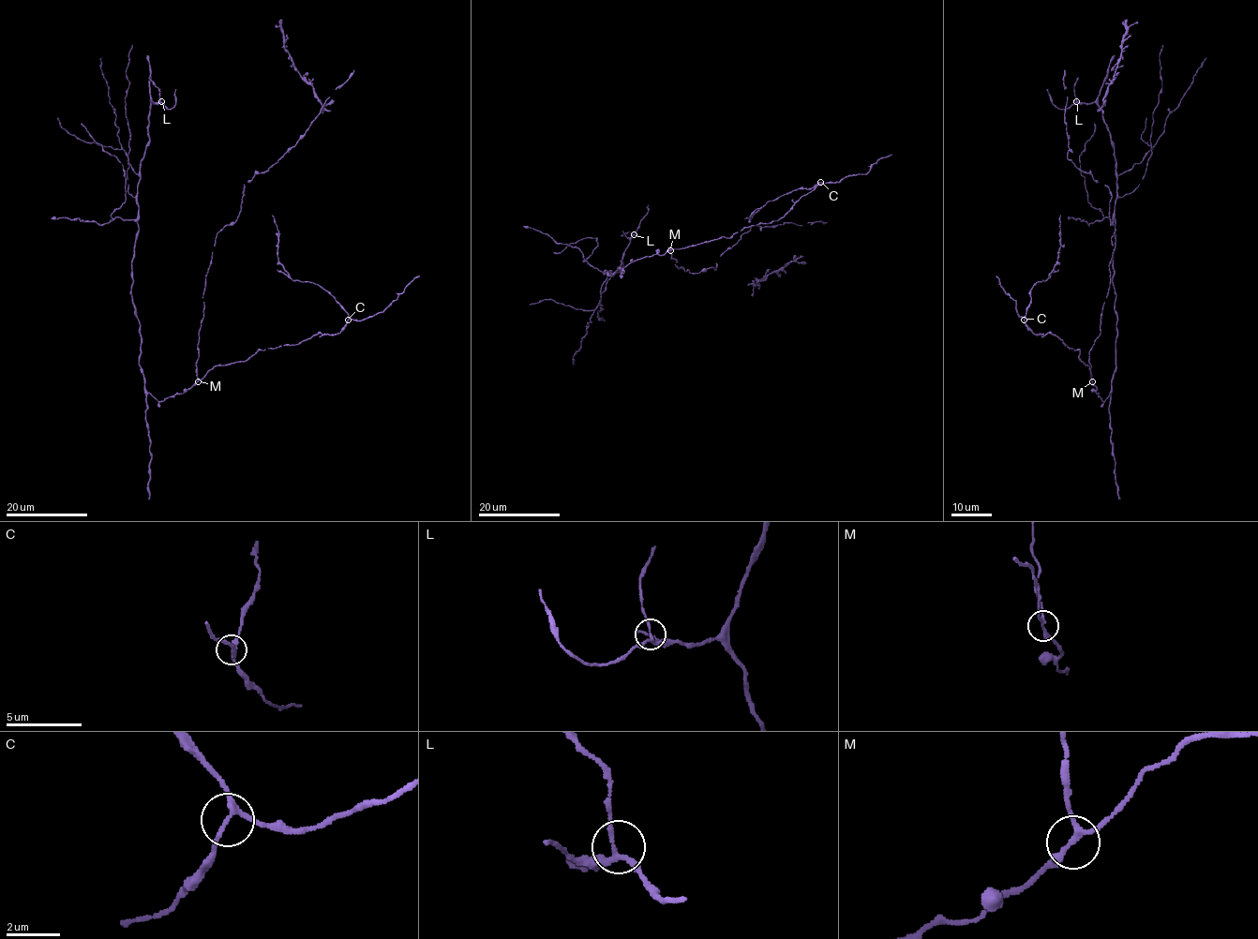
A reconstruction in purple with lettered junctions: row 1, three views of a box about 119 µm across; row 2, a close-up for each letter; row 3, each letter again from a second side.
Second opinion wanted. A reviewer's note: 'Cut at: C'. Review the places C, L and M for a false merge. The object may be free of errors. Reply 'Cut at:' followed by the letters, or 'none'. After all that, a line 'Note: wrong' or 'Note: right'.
Cut at: C
Note: right

